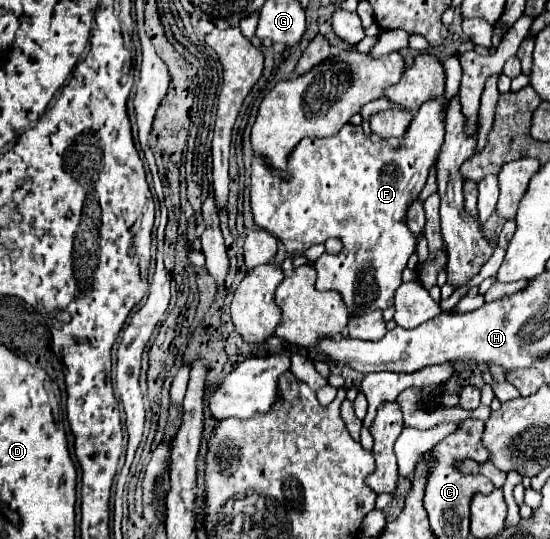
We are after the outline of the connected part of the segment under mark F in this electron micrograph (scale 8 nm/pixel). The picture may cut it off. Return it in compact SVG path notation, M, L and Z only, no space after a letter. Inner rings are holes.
M440 96L414 114L406 134L396 144L394 138L366 136L362 126L352 124L342 126L328 138L304 138L290 154L288 180L278 180L278 174L254 156L250 188L254 220L276 236L288 252L296 254L314 244L324 244L328 238L340 238L344 244L340 254L322 254L316 260L316 290L338 292L350 312L358 308L384 310L394 304L394 292L402 284L402 270L416 248L416 236L408 230L406 212L424 188L442 140L444 112Z

